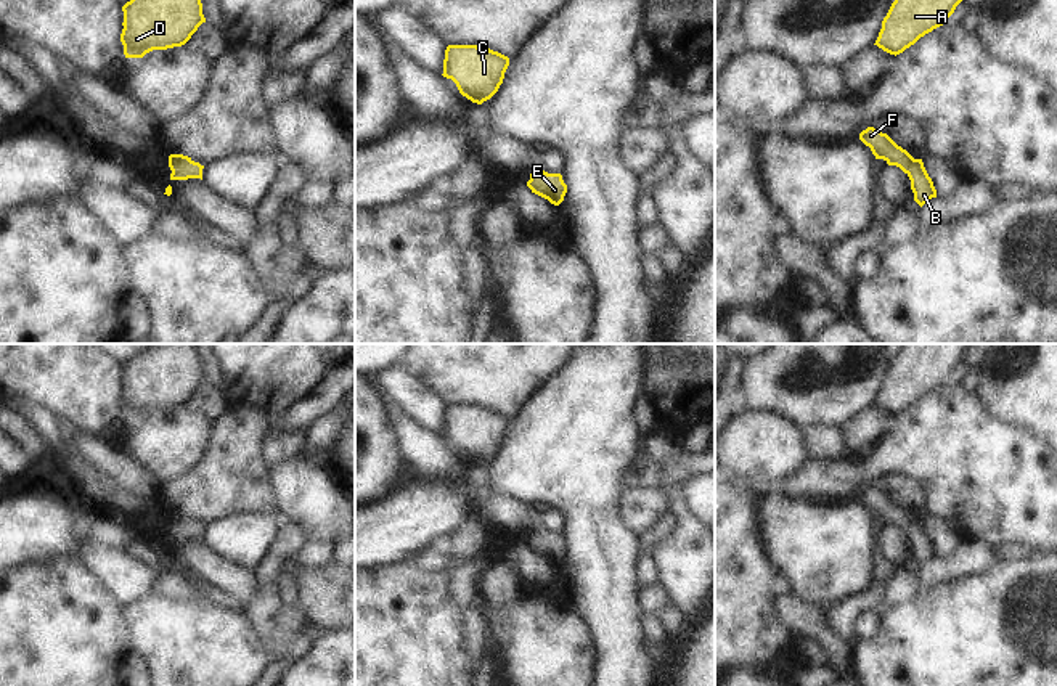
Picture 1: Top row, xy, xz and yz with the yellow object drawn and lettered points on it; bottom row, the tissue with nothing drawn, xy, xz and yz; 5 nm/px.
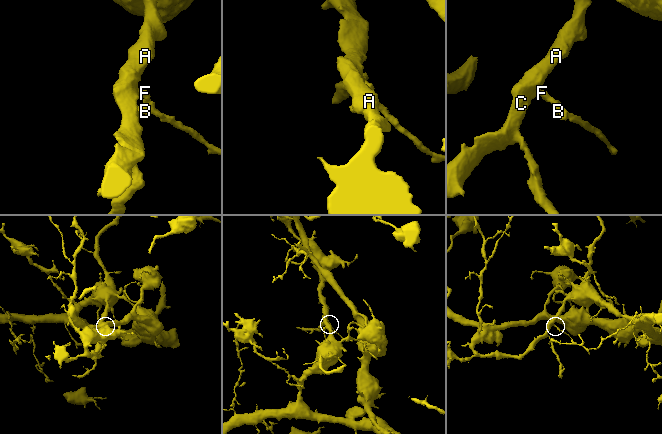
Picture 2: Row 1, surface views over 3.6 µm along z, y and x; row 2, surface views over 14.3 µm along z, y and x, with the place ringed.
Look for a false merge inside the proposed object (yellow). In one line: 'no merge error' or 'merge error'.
no merge error

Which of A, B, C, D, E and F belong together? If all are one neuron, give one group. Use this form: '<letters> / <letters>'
A B C D E F

